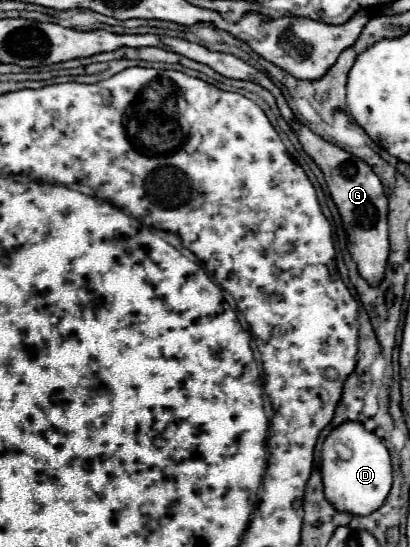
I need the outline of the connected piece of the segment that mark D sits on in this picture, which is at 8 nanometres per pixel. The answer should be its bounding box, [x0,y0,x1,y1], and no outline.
[322,422,392,516]

